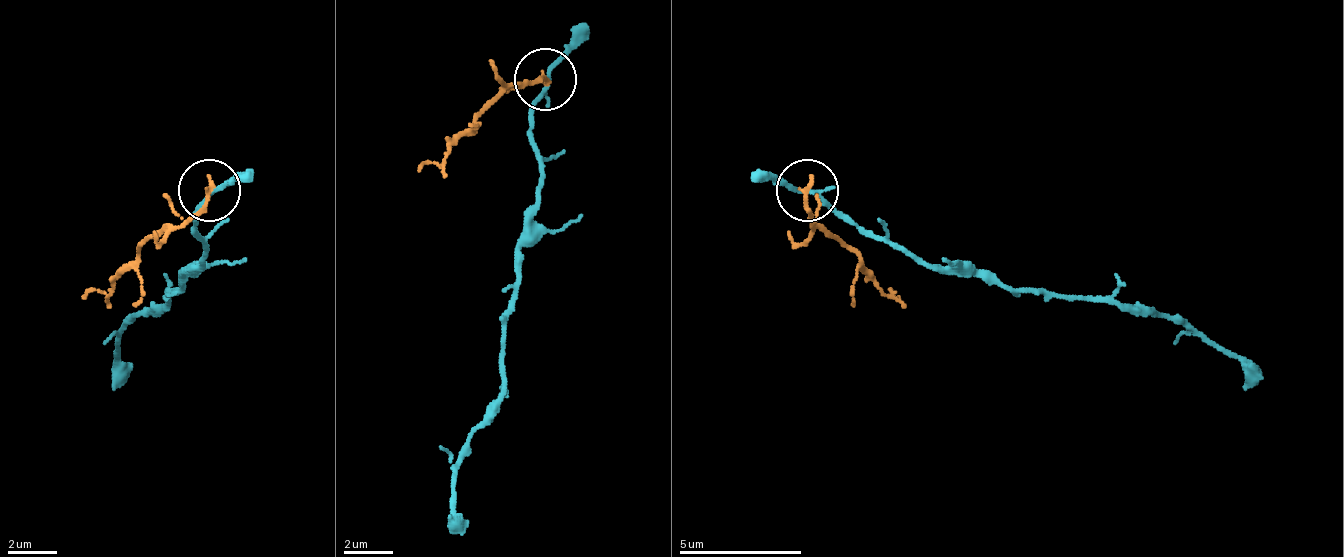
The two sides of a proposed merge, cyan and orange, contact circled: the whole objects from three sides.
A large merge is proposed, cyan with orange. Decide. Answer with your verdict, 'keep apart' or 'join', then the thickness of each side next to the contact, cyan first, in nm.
keep apart; calibres 180 and 220 nm

